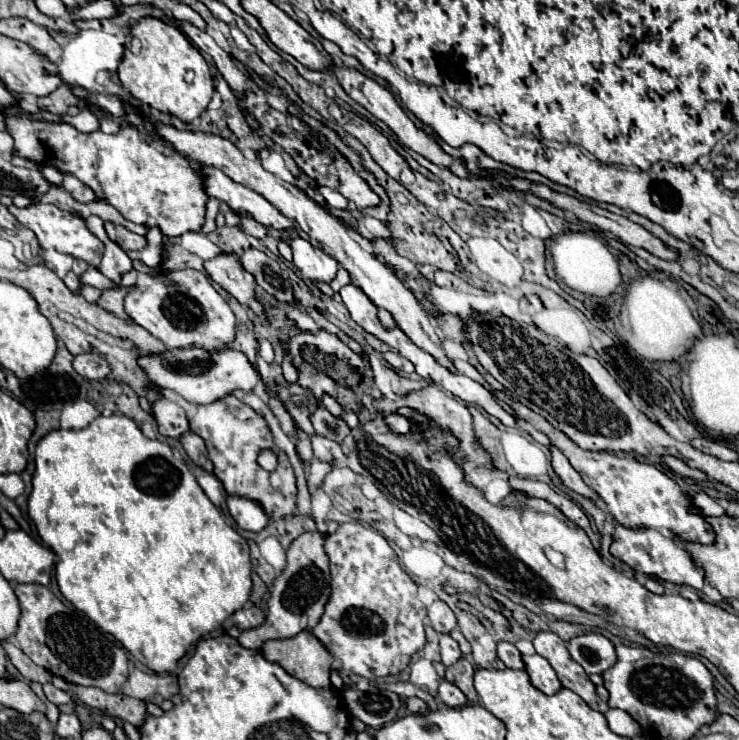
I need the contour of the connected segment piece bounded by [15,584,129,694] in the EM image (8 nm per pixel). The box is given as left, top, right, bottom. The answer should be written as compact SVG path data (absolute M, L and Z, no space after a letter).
M15 584L15 594L21 604L15 640L37 666L71 684L95 686L107 694L115 694L123 688L129 676L129 660L111 634L99 630L83 612L63 604L41 584Z

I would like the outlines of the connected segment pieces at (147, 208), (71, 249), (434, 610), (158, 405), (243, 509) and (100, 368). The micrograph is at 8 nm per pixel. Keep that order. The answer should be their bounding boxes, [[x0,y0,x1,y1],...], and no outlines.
[[1,102,209,238],[9,202,103,266],[429,600,457,634],[153,398,189,438],[227,496,269,532],[73,352,109,380]]

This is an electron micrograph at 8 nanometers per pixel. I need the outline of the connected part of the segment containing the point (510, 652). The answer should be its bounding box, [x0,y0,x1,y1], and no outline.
[497,642,525,668]

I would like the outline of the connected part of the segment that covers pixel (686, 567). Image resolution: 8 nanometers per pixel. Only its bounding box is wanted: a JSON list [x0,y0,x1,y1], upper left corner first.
[611,524,707,590]

